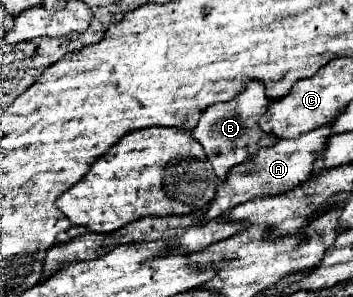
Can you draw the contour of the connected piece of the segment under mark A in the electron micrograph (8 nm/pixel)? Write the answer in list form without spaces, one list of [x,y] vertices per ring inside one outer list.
[[[329,125],[317,127],[305,135],[301,135],[301,139],[279,139],[277,145],[261,149],[255,153],[253,159],[247,159],[241,165],[231,167],[227,179],[223,179],[217,185],[217,195],[211,199],[207,211],[201,215],[199,223],[209,223],[221,215],[225,215],[231,207],[245,203],[249,199],[255,197],[263,197],[263,195],[281,195],[289,189],[295,189],[297,185],[305,183],[309,179],[309,171],[313,171],[313,159],[317,157],[317,151],[321,151],[321,147],[325,145],[325,139],[331,135]]]

